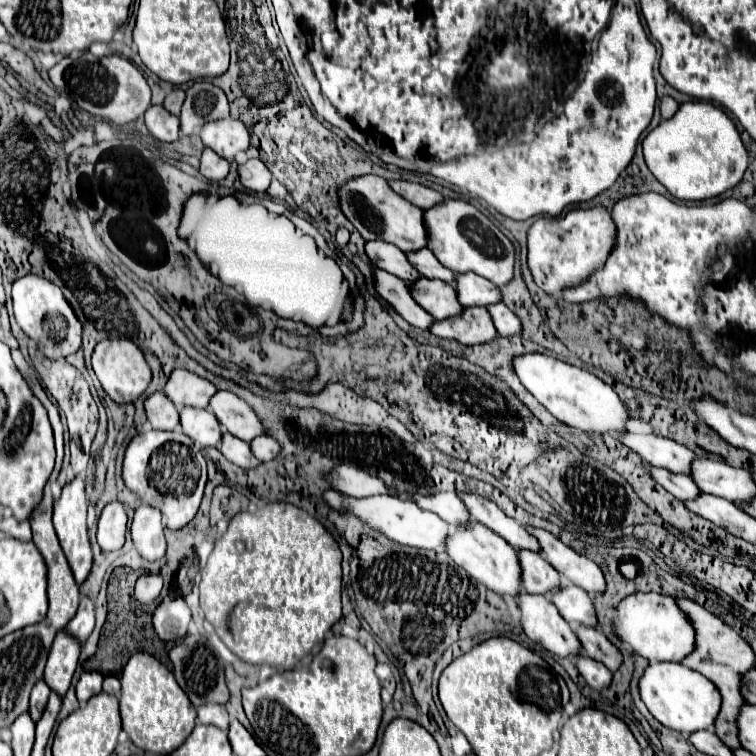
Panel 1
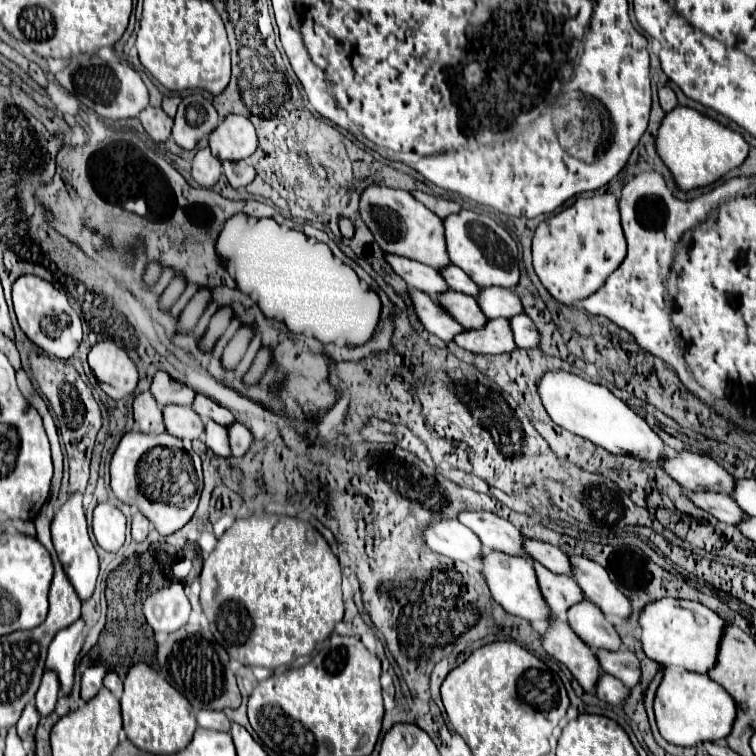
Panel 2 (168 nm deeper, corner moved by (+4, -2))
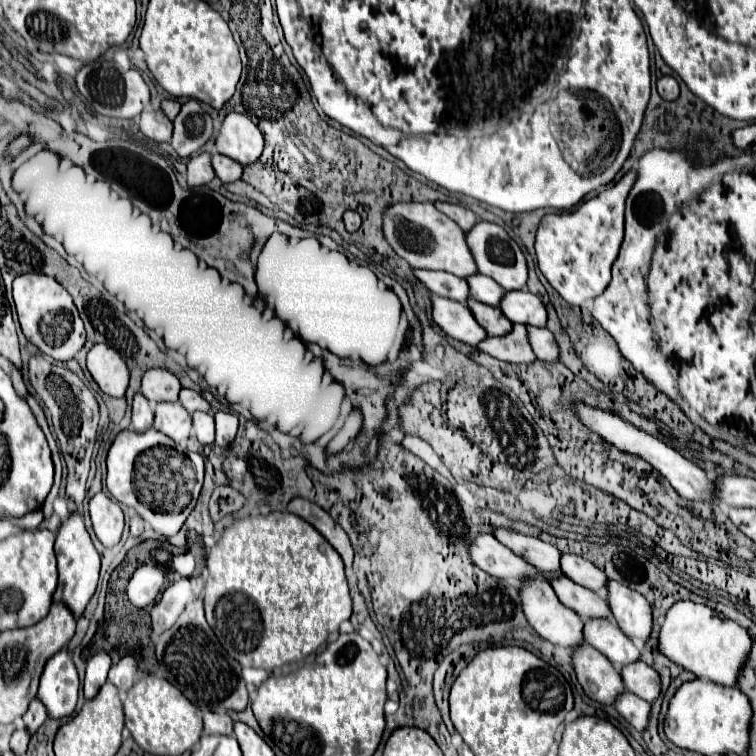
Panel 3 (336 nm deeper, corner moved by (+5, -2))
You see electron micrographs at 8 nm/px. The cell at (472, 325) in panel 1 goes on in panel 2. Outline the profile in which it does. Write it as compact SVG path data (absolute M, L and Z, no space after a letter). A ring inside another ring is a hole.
M496 318L480 330L466 330L454 342L474 354L510 354L516 350L508 318Z

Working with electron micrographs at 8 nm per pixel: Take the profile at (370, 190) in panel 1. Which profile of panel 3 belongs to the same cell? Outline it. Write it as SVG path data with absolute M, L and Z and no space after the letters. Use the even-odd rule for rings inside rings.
M397 202L383 210L383 234L397 256L413 268L443 270L455 276L471 276L477 272L473 256L465 244L465 232L431 202Z

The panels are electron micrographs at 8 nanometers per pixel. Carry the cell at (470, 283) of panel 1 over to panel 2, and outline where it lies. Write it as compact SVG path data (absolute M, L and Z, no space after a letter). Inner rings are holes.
M484 288L482 296L478 296L478 304L482 304L482 310L490 318L512 318L524 314L520 296L514 290L506 288Z

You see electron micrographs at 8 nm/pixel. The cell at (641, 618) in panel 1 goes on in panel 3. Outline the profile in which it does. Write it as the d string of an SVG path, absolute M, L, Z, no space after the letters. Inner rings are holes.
M679 600L665 614L665 622L659 630L657 650L677 666L693 672L697 678L705 678L723 686L735 686L737 674L751 650L751 638L745 628L725 618L721 612L705 604Z

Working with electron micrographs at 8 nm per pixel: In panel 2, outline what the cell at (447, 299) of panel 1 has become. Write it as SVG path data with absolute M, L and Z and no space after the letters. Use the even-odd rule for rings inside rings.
M446 292L446 296L438 296L436 298L466 330L476 330L476 328L484 328L488 324L488 318L484 316L484 312L480 310L478 302L474 296L468 294L460 294L460 292Z

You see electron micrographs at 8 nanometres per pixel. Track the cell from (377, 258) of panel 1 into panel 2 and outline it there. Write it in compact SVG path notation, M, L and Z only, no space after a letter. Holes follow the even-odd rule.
M386 254L386 260L394 268L394 272L398 276L402 276L406 280L406 284L416 290L428 292L430 296L438 296L438 294L444 294L450 290L444 276L426 264L420 264L416 260L404 258L404 256L390 256L390 254Z

